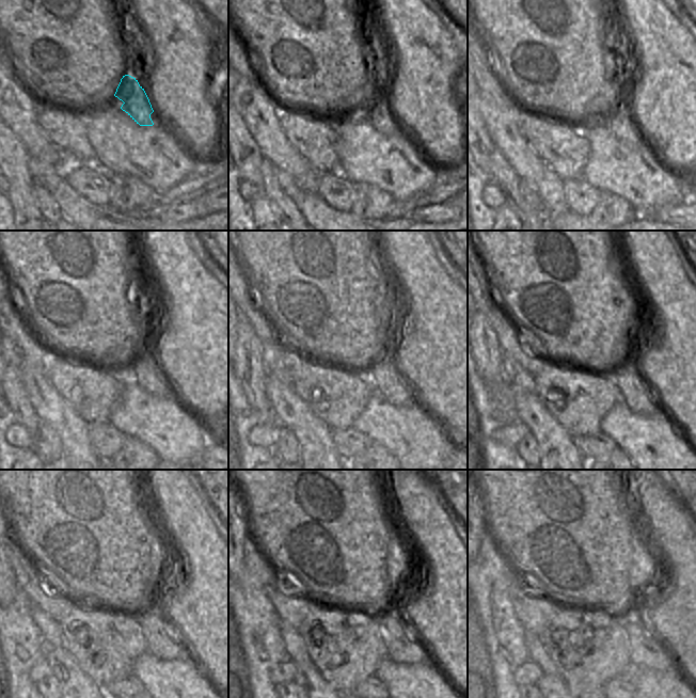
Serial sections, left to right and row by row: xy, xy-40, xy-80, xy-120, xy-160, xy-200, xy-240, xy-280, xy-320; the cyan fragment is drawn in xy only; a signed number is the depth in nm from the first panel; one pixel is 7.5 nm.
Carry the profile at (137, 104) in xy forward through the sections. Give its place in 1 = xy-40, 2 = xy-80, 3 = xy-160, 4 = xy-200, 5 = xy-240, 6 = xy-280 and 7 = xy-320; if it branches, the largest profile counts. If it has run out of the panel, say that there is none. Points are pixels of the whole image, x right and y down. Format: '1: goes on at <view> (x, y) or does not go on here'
1: goes on at xy-40 (375, 105)
2: goes on at xy-80 (620, 121)
3: goes on at xy-160 (385, 377)
4: goes on at xy-200 (635, 394)
5: goes on at xy-240 (160, 641)
6: goes on at xy-280 (401, 648)
7: goes on at xy-320 (646, 651)

